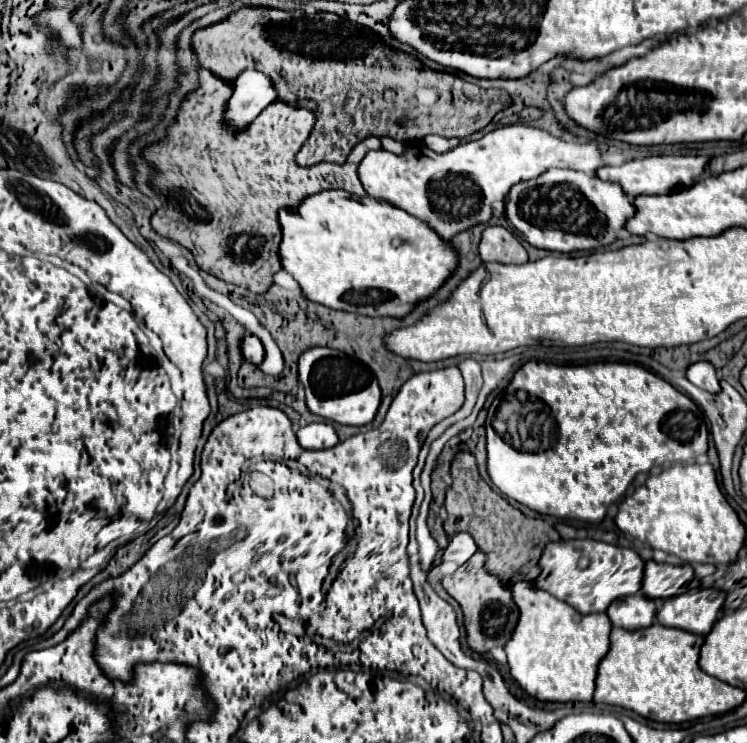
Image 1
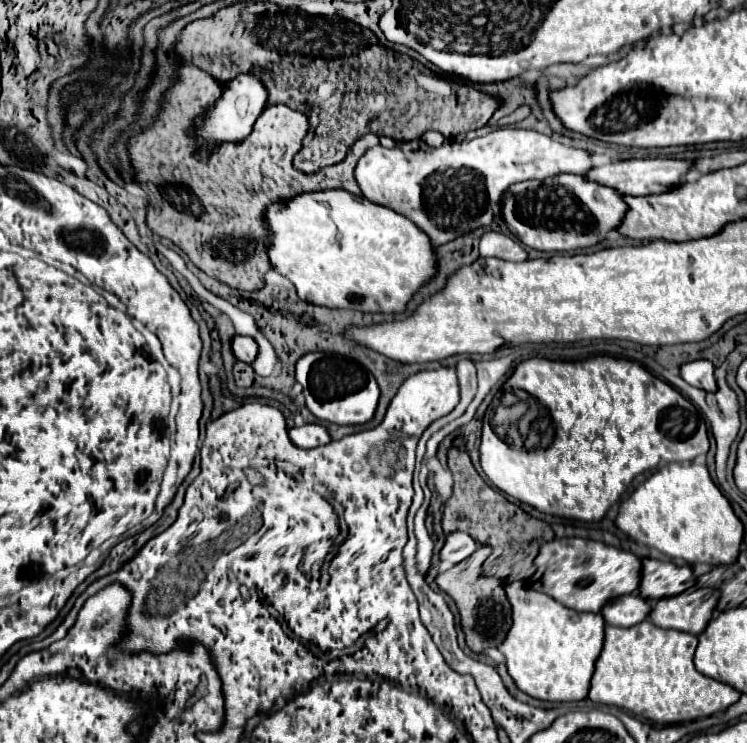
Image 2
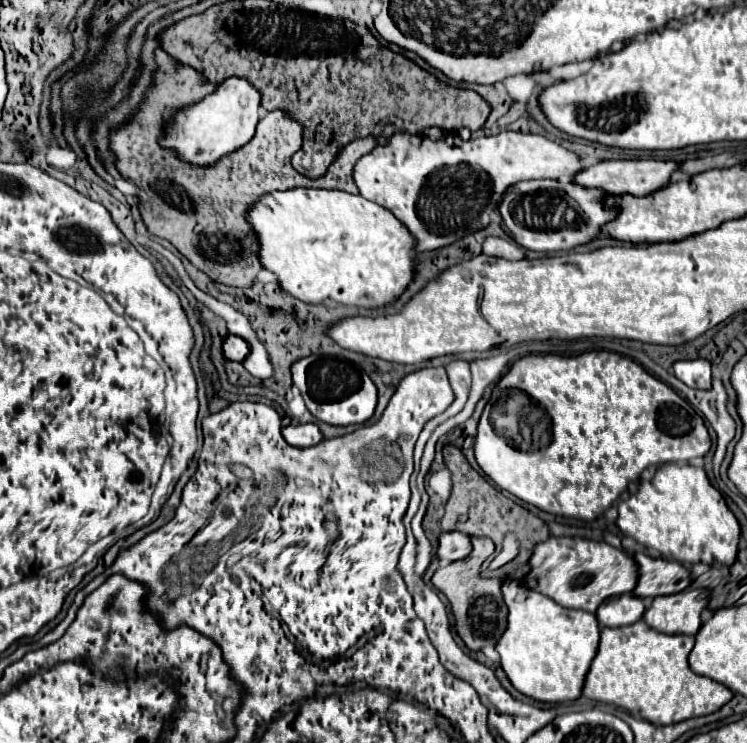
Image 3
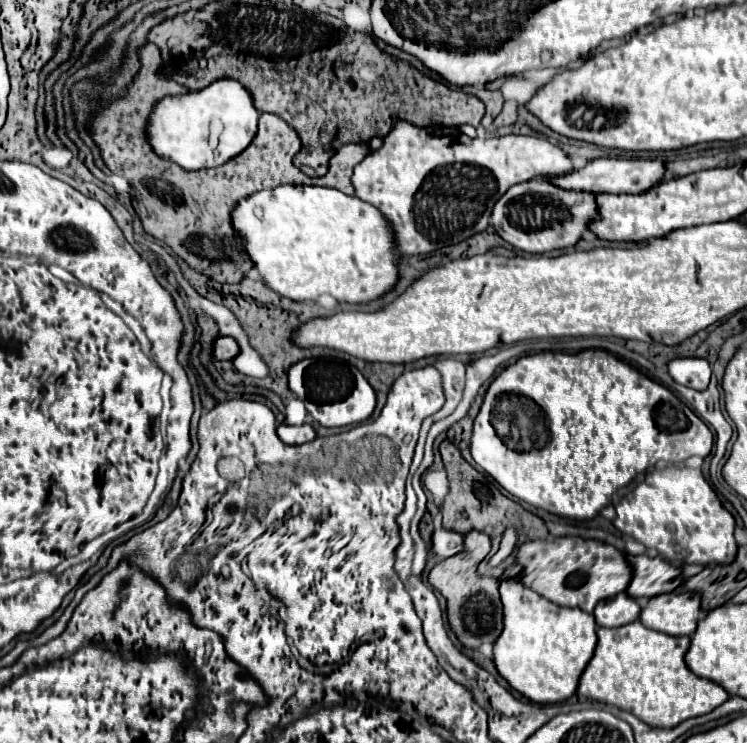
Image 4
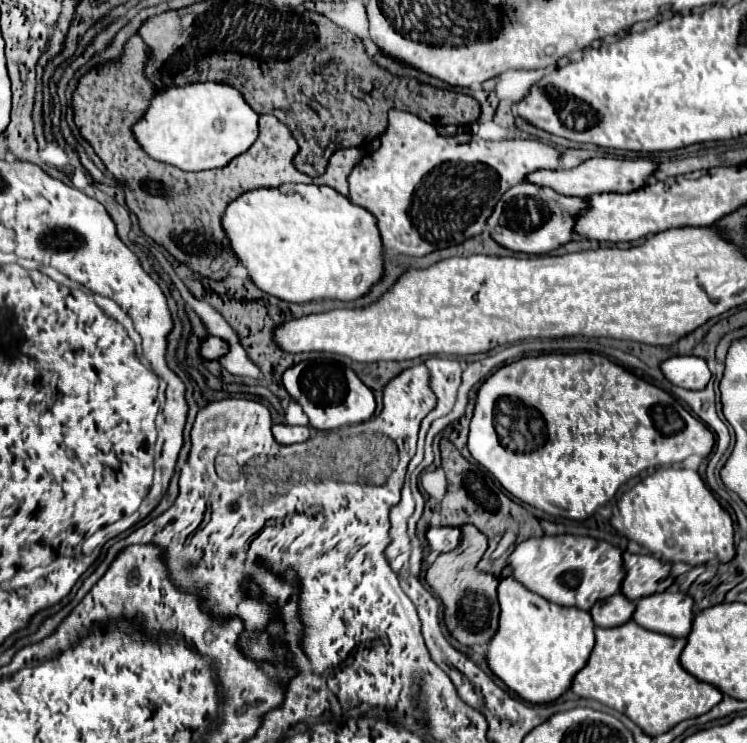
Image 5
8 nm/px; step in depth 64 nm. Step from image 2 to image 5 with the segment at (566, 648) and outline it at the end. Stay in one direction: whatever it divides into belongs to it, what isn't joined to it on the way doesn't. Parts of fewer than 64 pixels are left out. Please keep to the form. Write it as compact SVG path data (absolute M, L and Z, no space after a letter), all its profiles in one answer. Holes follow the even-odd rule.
M502 578L498 584L498 600L500 600L500 626L498 634L490 640L490 650L488 650L488 664L490 670L518 696L532 704L542 704L542 702L552 702L558 696L562 696L574 676L584 668L584 664L590 658L590 652L594 648L594 622L592 616L584 610L578 608L566 608L548 602L546 598L530 592L524 588L518 580L514 578Z

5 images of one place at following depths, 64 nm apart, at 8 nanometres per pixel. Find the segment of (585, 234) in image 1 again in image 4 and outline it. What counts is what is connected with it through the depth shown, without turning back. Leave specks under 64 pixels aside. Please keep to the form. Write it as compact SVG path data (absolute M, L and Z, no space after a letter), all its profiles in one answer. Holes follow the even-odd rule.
M530 180L512 186L494 206L492 226L498 234L522 252L550 252L574 246L598 218L596 194L562 190L548 180Z

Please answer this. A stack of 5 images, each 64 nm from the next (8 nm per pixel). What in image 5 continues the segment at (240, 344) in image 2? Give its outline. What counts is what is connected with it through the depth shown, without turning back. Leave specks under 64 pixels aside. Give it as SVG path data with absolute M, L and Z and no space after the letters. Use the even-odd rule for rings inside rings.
M208 336L204 342L202 342L202 348L200 348L200 354L206 358L206 360L218 360L222 358L228 348L228 344L222 340L222 338L216 338L216 336Z

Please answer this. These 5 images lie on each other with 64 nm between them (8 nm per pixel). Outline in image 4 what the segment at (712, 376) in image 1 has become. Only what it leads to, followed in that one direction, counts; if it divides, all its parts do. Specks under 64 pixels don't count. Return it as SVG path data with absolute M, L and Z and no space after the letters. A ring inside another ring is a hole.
M676 358L668 364L670 376L688 388L706 390L710 384L710 364L704 358Z

